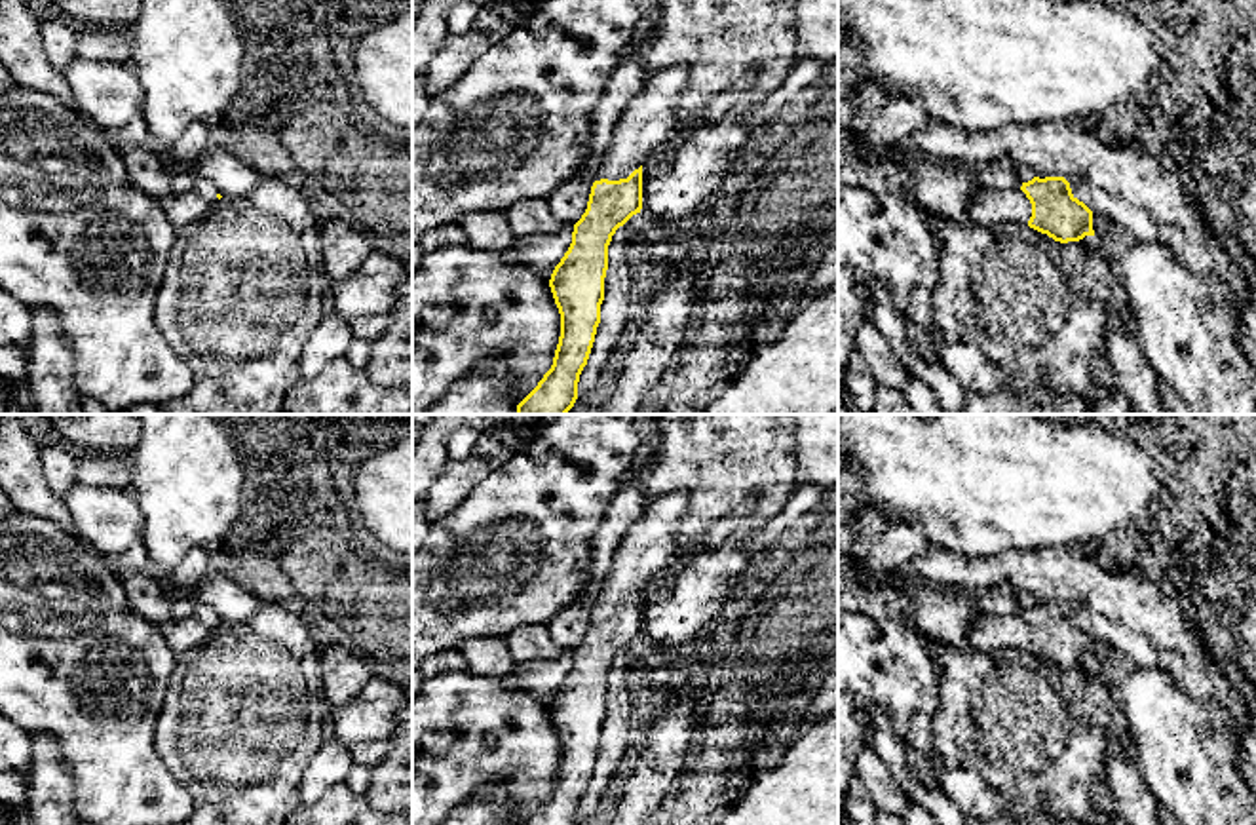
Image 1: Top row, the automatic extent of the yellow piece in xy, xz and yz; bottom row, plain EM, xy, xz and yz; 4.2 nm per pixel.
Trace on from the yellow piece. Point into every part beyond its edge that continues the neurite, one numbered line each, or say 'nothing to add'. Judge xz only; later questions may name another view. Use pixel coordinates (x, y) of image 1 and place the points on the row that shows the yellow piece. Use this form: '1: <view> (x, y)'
1: xz (648, 120)

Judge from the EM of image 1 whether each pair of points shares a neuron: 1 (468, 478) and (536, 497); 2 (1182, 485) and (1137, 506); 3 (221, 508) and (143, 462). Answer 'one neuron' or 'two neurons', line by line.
1: two neurons
2: two neurons
3: one neuron

